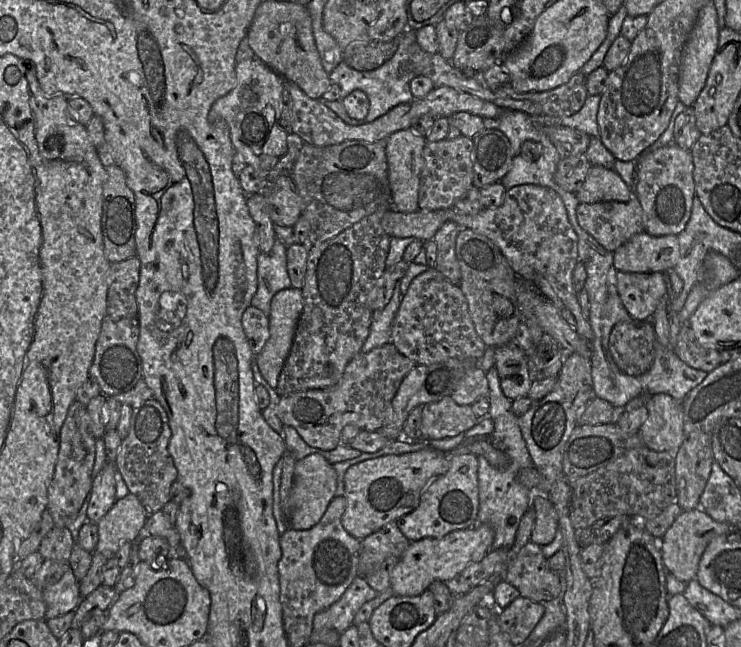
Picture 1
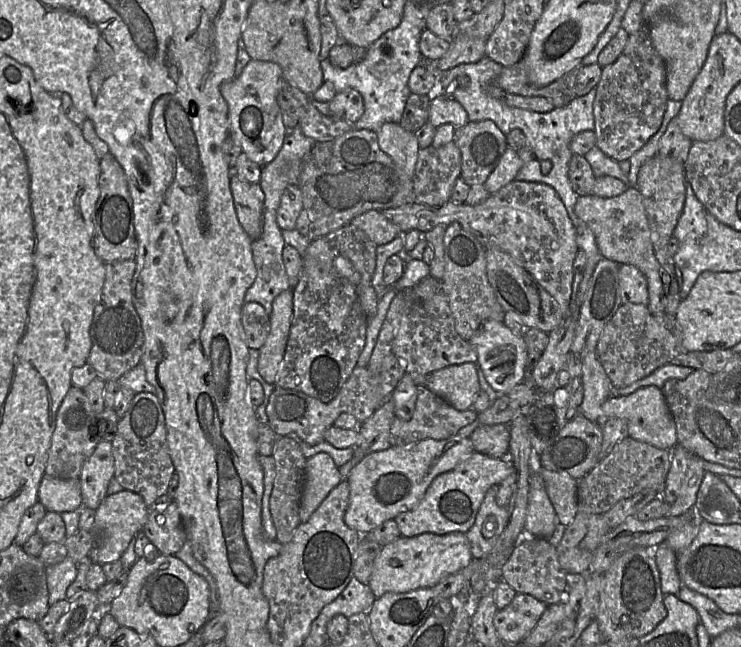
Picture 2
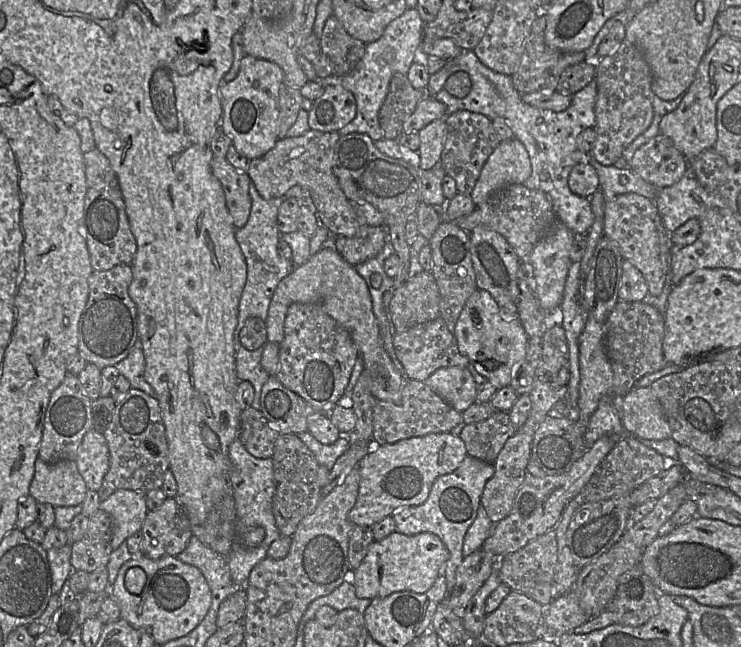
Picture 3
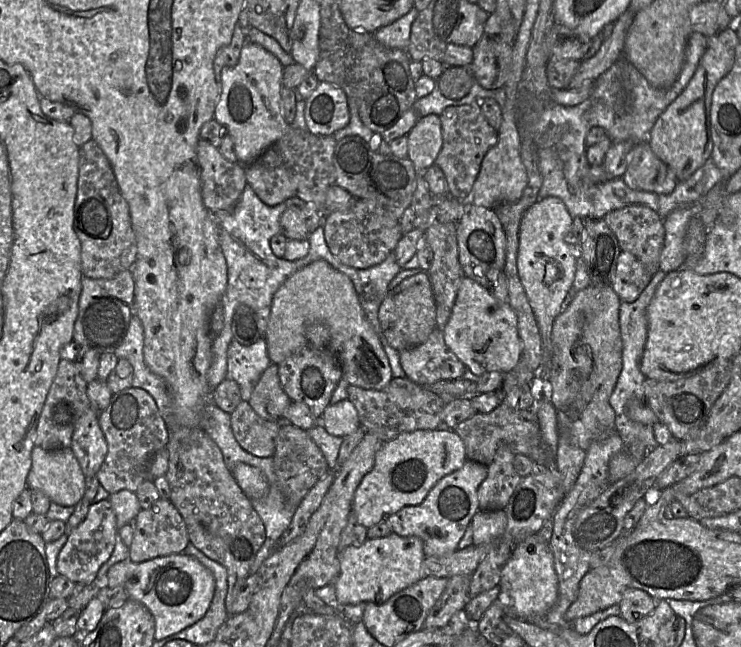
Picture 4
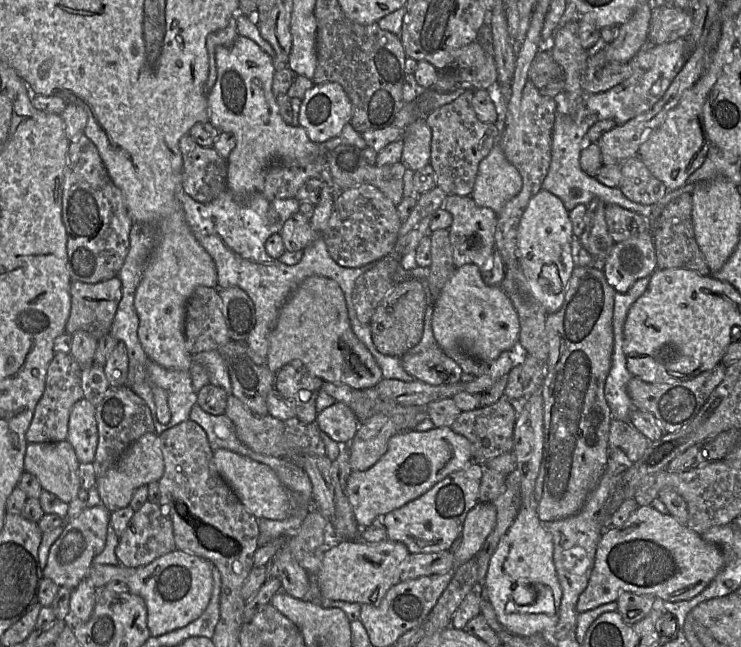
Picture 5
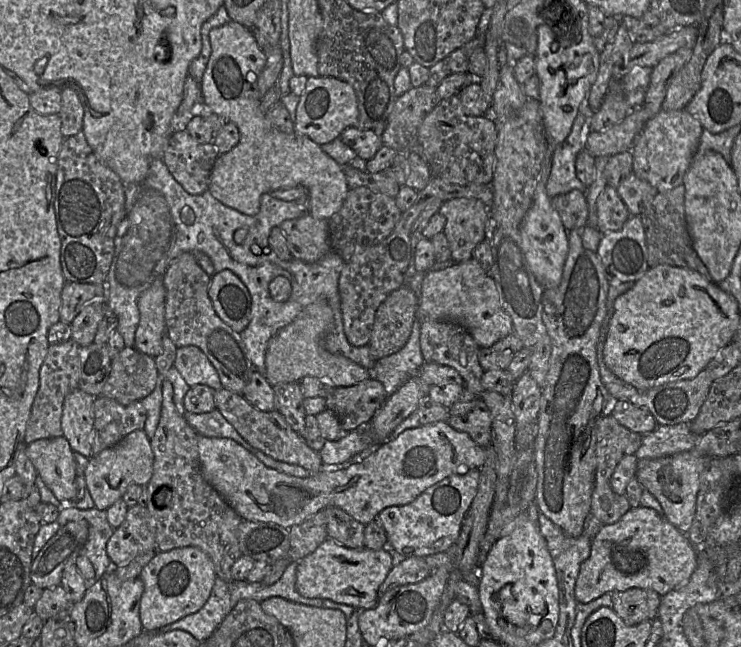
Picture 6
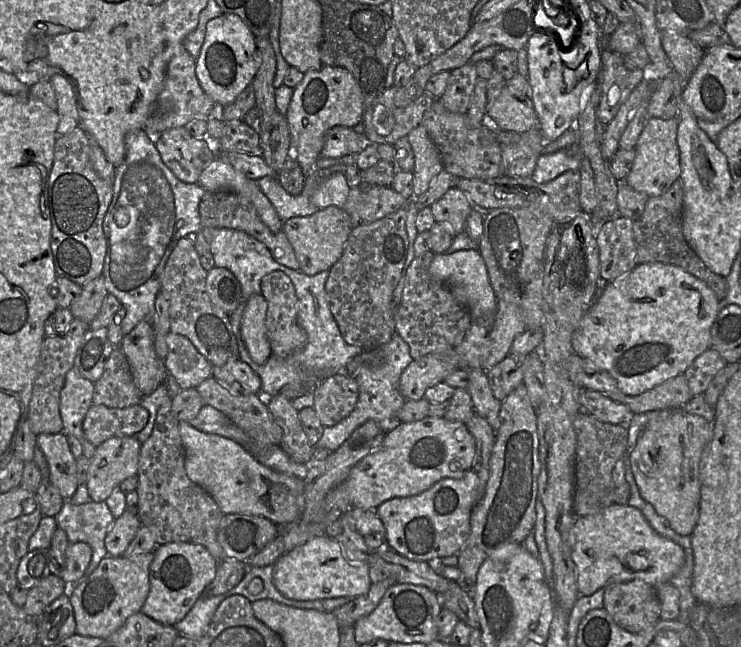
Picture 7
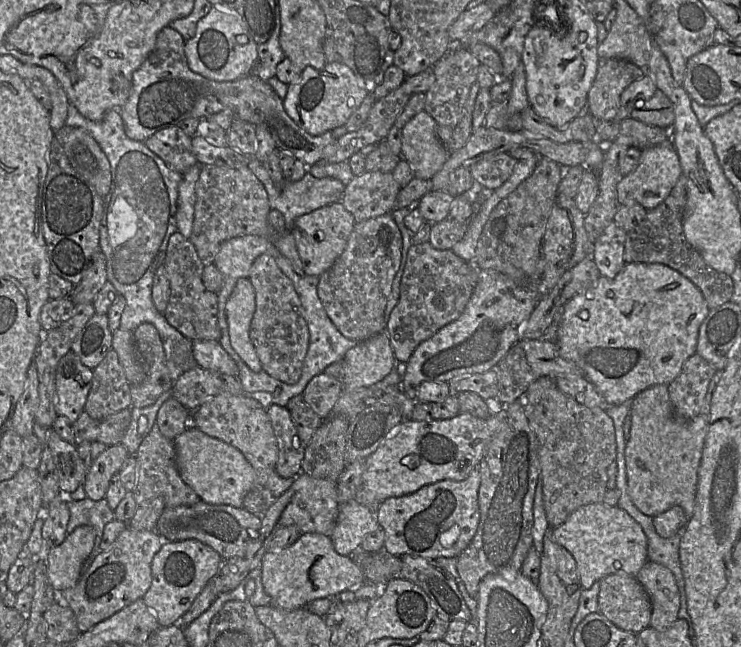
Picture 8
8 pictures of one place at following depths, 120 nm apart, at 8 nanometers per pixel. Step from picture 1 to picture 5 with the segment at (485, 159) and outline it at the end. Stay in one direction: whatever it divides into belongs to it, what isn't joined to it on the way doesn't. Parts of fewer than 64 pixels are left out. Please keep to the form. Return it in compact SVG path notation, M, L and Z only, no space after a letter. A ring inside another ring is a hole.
M468 90L425 118L432 132L430 165L436 174L436 184L447 195L472 196L479 165L500 140L496 123L484 123L478 119L472 99L473 91Z

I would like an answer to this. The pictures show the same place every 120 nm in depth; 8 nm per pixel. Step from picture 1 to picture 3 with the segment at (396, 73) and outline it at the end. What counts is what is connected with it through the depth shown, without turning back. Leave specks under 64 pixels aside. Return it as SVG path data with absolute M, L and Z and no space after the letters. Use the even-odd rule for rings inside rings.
M407 8L400 17L386 27L378 40L366 45L363 58L350 73L344 76L330 75L325 78L317 76L315 82L324 88L330 85L341 85L350 91L356 99L356 117L339 131L341 136L350 133L365 133L374 142L384 138L384 132L379 123L379 111L387 96L390 80L394 73L408 75L411 65L418 61L424 27L425 23L420 17L418 9Z

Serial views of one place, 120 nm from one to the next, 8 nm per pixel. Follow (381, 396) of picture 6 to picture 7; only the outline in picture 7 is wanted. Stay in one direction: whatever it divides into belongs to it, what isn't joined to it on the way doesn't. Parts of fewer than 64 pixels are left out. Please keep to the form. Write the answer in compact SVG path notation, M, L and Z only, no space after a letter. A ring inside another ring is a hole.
M333 374L321 380L312 394L312 408L323 427L330 427L338 424L354 410L359 388L351 376Z

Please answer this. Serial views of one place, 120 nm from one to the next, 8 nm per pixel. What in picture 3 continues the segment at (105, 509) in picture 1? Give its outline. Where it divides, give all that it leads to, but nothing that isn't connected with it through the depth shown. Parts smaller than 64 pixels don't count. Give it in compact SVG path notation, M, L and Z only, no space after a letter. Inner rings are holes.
M93 428L85 434L77 451L76 464L88 489L98 492L110 465L109 447L103 433Z

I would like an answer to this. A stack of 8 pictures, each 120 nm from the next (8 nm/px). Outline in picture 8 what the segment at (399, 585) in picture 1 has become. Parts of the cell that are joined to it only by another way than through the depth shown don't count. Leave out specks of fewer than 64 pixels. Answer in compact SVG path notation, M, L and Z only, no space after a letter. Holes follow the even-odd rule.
M318 533L301 534L290 546L266 551L261 561L262 584L273 605L285 610L306 607L310 602L336 597L362 585L364 574L350 556L339 555L330 537Z

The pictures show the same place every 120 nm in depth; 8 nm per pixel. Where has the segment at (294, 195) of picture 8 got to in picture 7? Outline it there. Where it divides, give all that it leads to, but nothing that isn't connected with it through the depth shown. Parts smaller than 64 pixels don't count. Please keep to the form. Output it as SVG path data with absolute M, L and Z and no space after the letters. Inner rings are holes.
M308 173L302 192L299 195L288 194L275 176L262 177L256 180L262 193L272 204L281 221L293 217L307 217L316 213L319 208L311 202L311 196L320 183L330 175Z

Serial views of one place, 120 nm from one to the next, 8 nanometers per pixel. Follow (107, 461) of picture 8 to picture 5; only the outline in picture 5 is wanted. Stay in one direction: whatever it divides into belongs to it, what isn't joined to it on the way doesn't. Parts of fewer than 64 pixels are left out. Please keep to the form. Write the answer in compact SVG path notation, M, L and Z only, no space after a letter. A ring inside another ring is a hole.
M146 433L133 442L103 476L96 479L94 487L98 490L101 504L112 513L120 508L129 507L134 491L140 486L158 482L163 473L164 460L158 435Z

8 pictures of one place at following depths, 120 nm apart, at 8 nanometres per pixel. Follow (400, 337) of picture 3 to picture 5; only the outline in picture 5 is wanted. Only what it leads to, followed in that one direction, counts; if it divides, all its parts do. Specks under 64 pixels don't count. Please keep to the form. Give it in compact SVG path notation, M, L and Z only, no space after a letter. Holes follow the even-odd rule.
M439 346L418 354L405 354L401 360L414 380L433 386L457 383L463 374L461 367Z

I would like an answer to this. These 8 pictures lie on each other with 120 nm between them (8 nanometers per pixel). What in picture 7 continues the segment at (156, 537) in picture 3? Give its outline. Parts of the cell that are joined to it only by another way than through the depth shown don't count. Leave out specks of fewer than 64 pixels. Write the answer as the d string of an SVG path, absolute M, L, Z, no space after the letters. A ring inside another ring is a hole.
M125 510L120 517L115 518L105 537L105 547L108 555L113 557L123 556L142 525L137 513L129 510Z

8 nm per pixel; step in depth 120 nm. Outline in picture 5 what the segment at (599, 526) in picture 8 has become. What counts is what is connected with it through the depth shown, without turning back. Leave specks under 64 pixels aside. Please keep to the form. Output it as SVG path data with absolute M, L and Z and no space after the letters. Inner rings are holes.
M645 505L635 510L620 528L609 527L601 536L591 575L585 590L579 596L576 609L578 613L593 610L617 601L624 592L652 596L658 602L691 600L712 582L723 565L723 554L717 545L707 542L670 514L662 514L651 505Z

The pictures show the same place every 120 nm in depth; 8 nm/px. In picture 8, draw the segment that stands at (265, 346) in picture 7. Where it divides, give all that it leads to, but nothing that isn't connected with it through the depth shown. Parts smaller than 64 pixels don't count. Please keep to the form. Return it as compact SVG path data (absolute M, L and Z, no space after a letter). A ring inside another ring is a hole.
M248 278L238 279L225 306L229 339L243 362L257 373L262 367L249 334L255 307L255 292L251 282Z

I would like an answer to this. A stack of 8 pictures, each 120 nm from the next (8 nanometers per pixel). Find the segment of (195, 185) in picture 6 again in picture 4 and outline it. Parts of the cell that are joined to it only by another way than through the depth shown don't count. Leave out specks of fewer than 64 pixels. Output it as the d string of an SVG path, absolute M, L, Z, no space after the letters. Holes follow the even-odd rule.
M201 138L196 152L205 207L210 212L232 211L247 184L244 166L228 161L218 148Z

